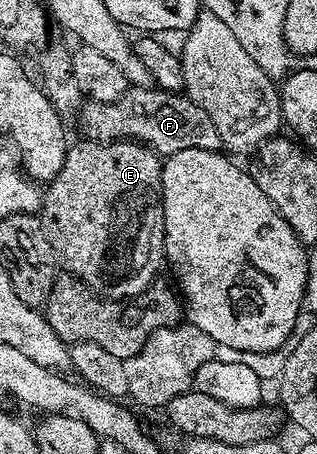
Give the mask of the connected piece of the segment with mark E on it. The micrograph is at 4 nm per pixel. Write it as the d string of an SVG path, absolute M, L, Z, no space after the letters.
M82 139L78 145L70 144L65 151L63 167L59 167L59 175L48 182L41 199L39 216L41 226L55 251L60 268L66 273L72 273L79 278L87 288L96 293L102 299L110 301L124 301L138 297L144 293L154 281L158 280L157 273L166 264L165 259L165 216L163 215L163 203L161 202L161 166L162 158L146 145L138 144L132 140L115 141L112 144L98 143L93 139Z

